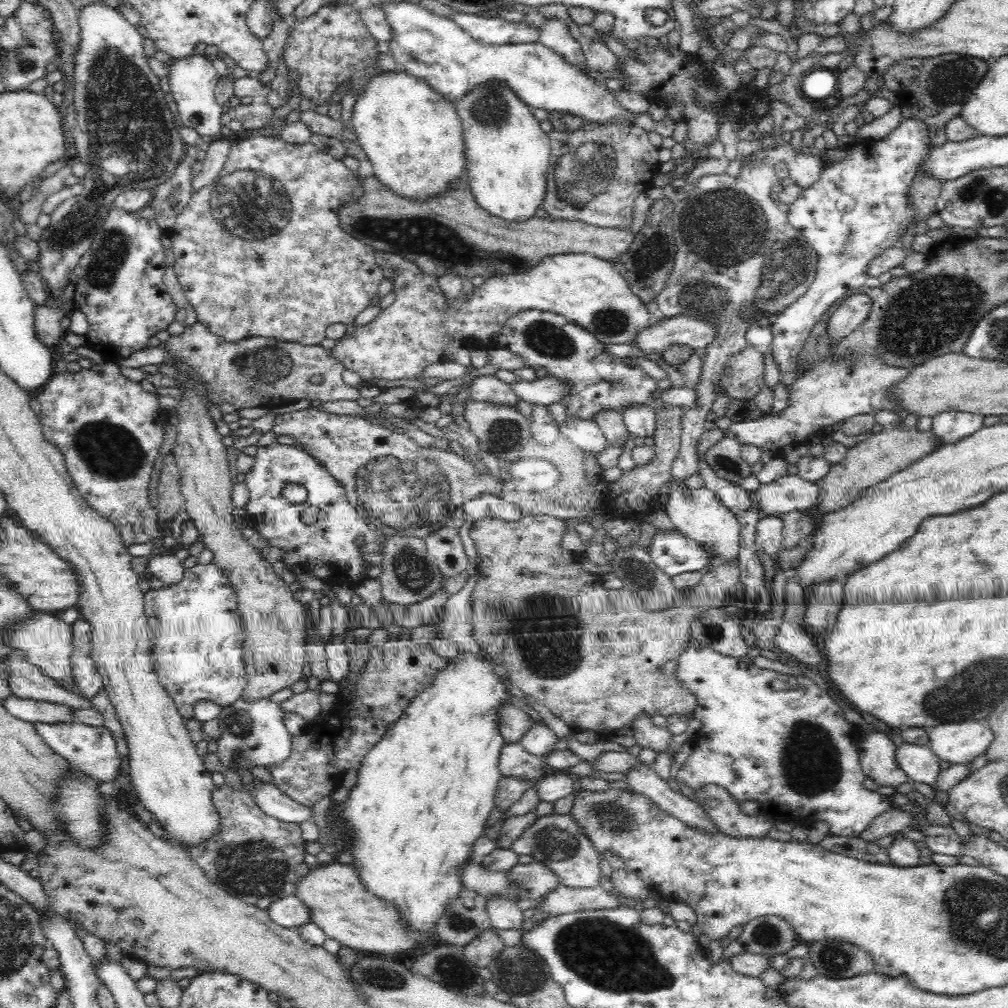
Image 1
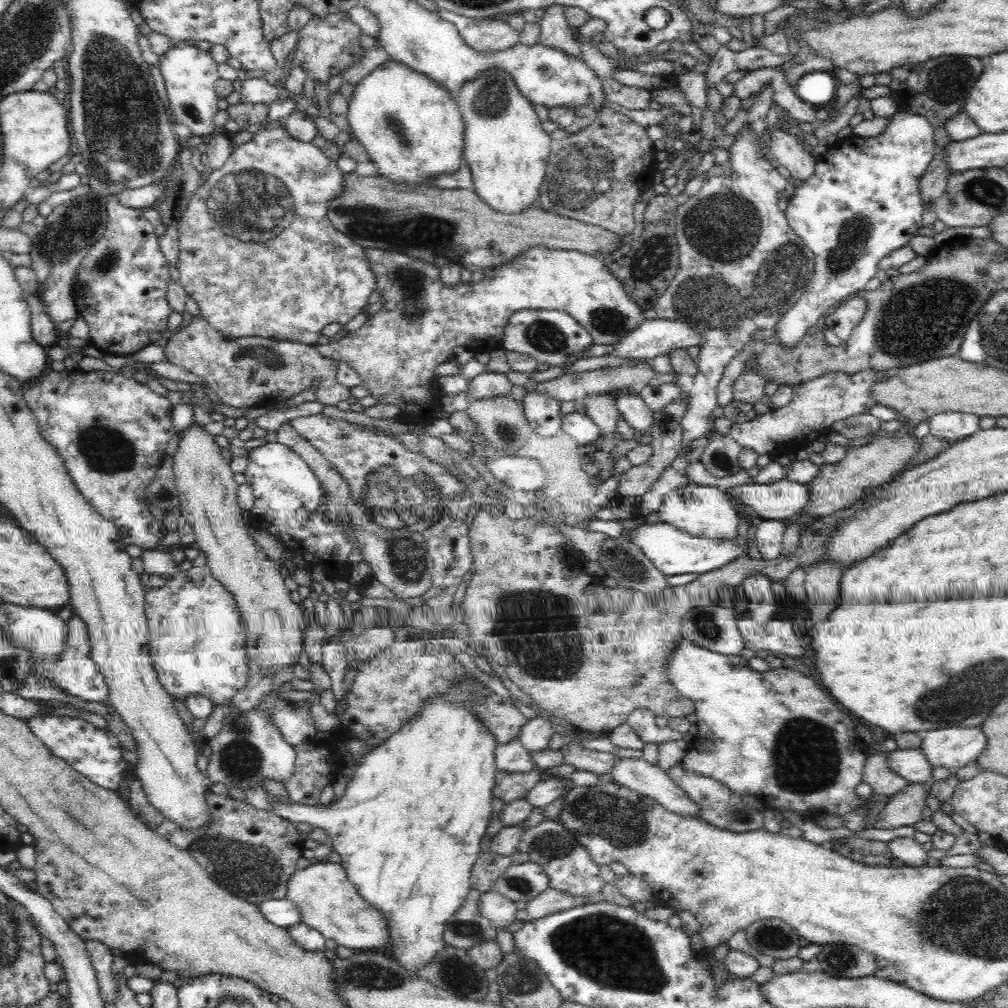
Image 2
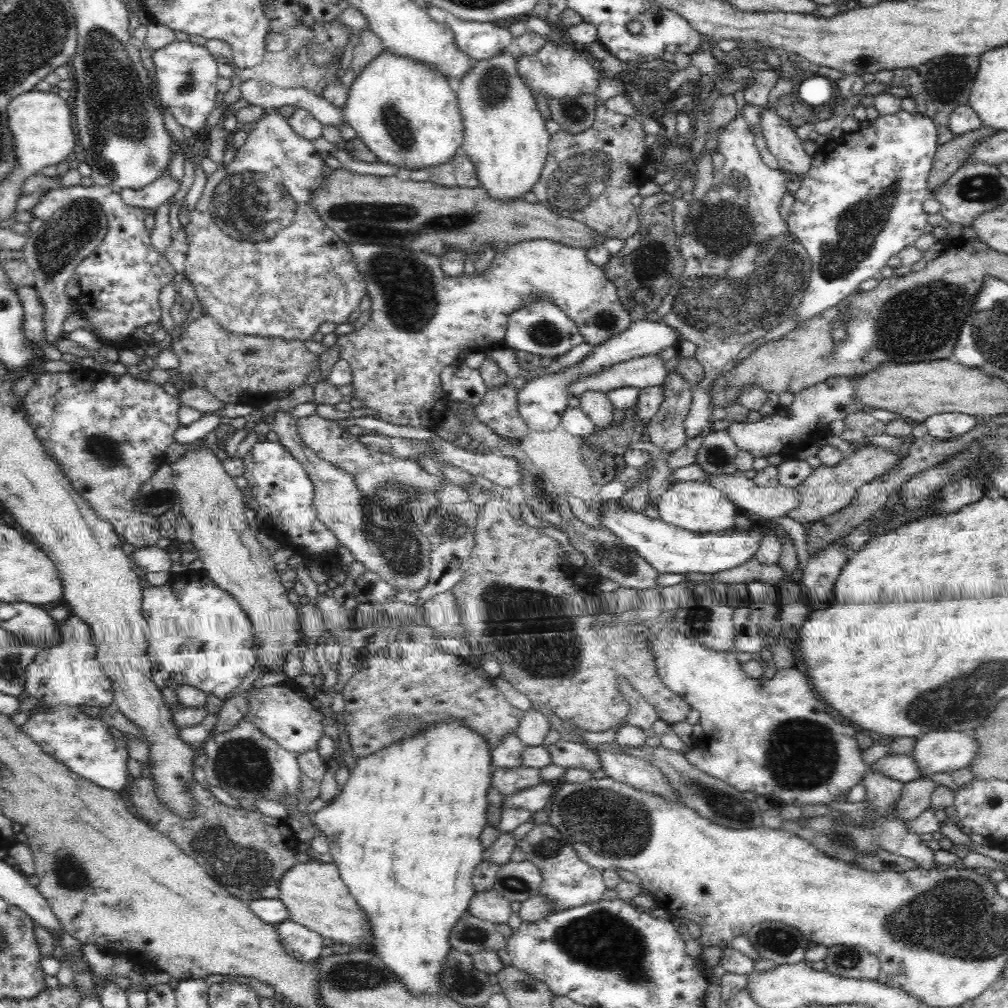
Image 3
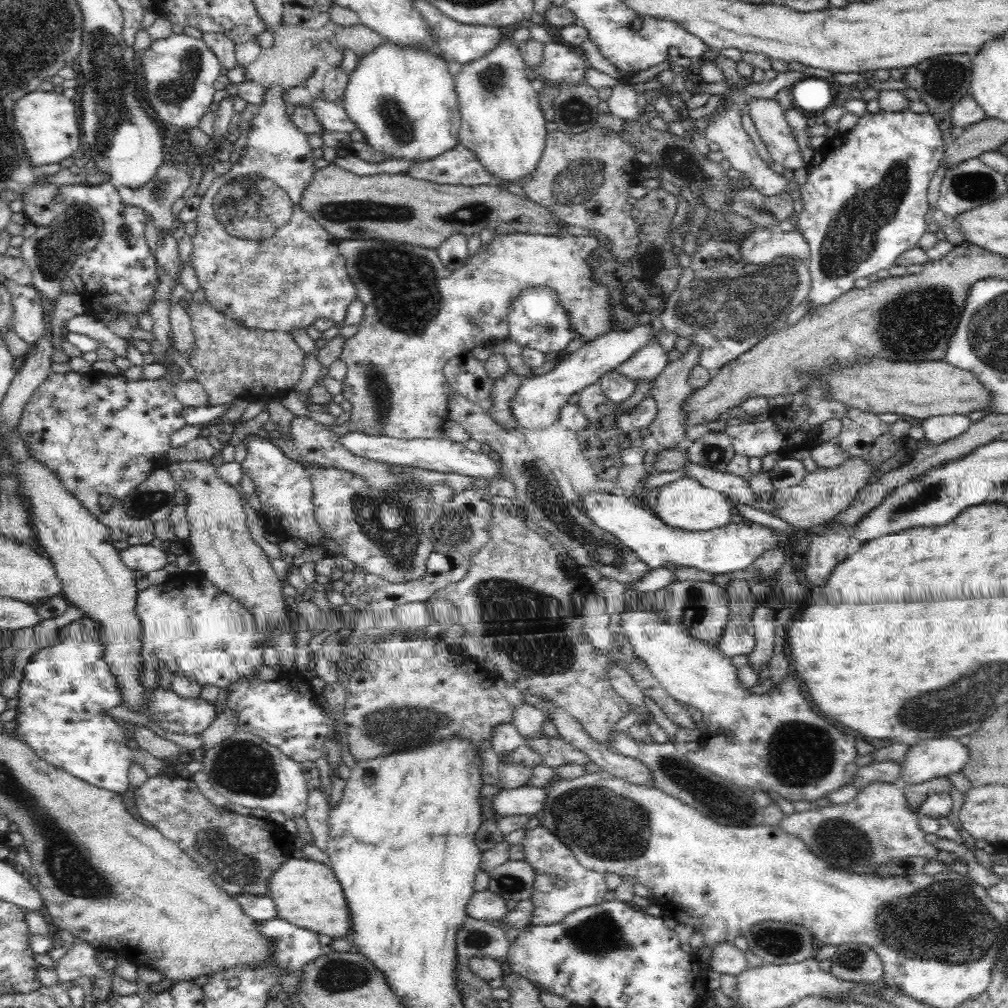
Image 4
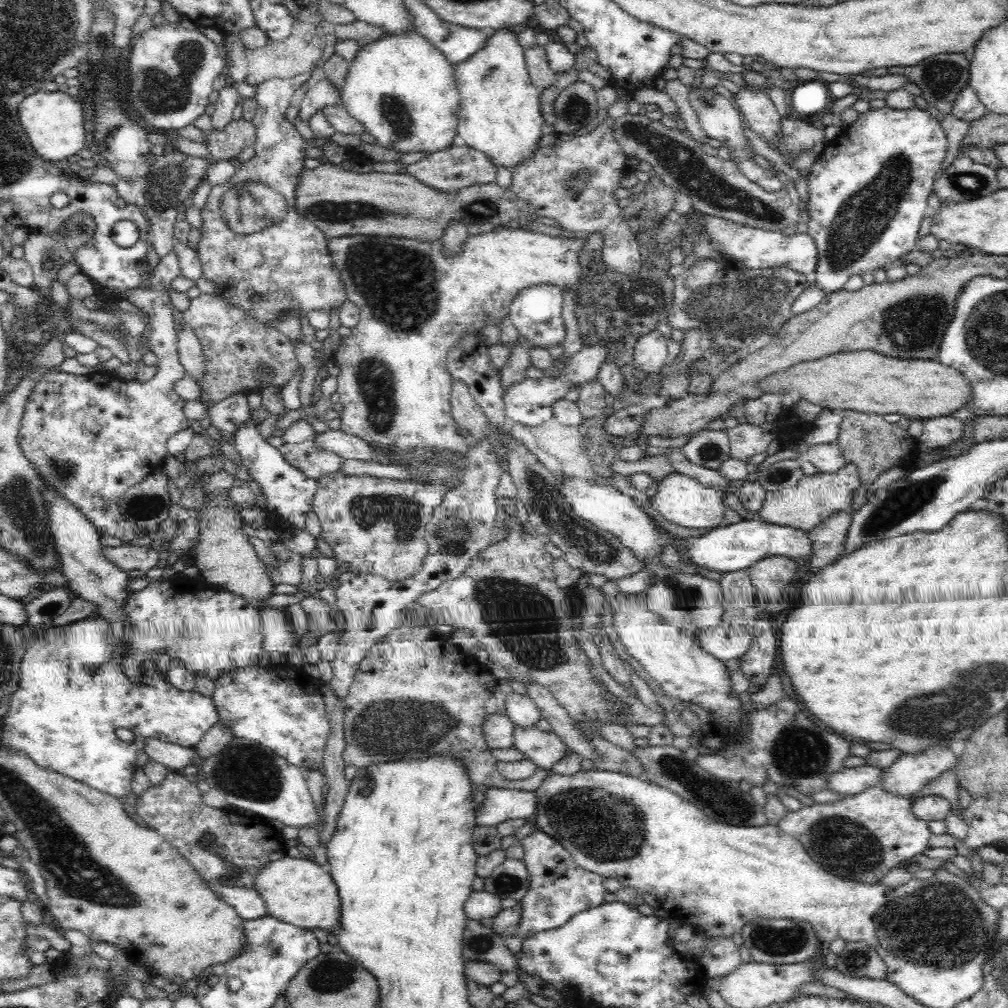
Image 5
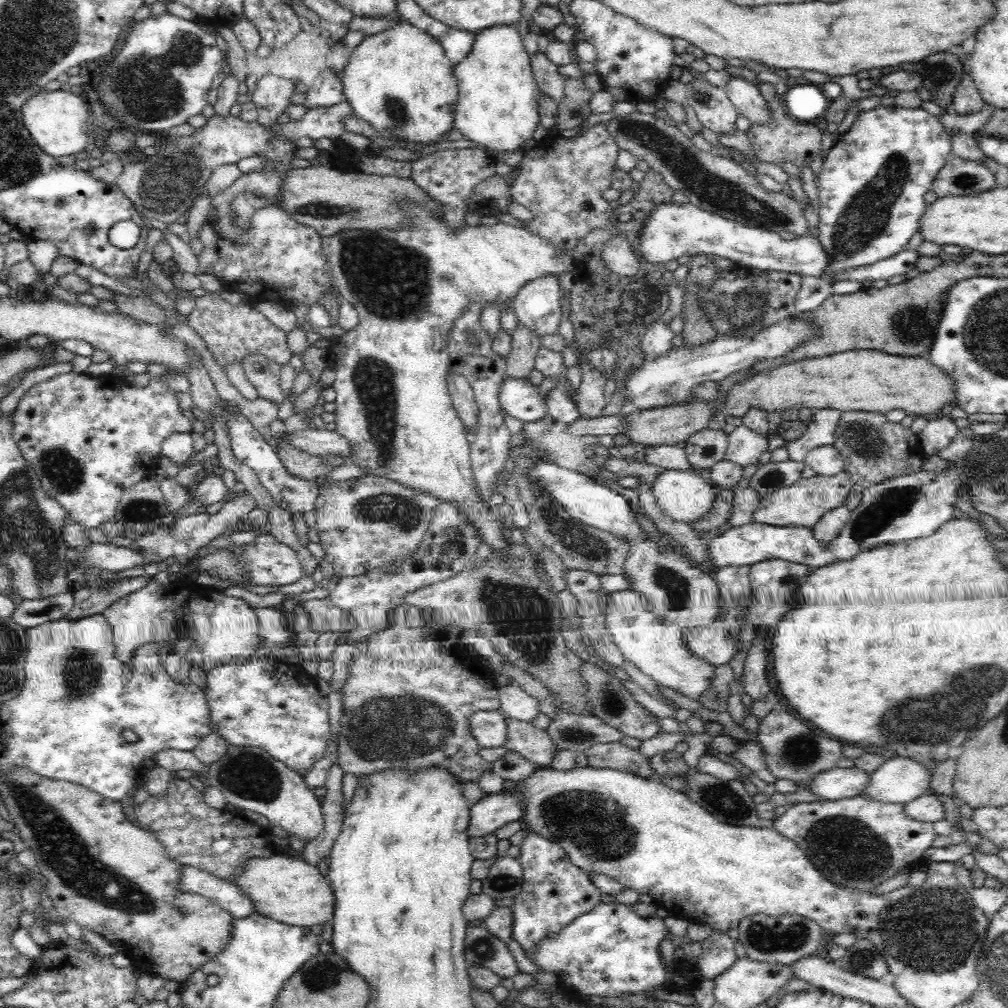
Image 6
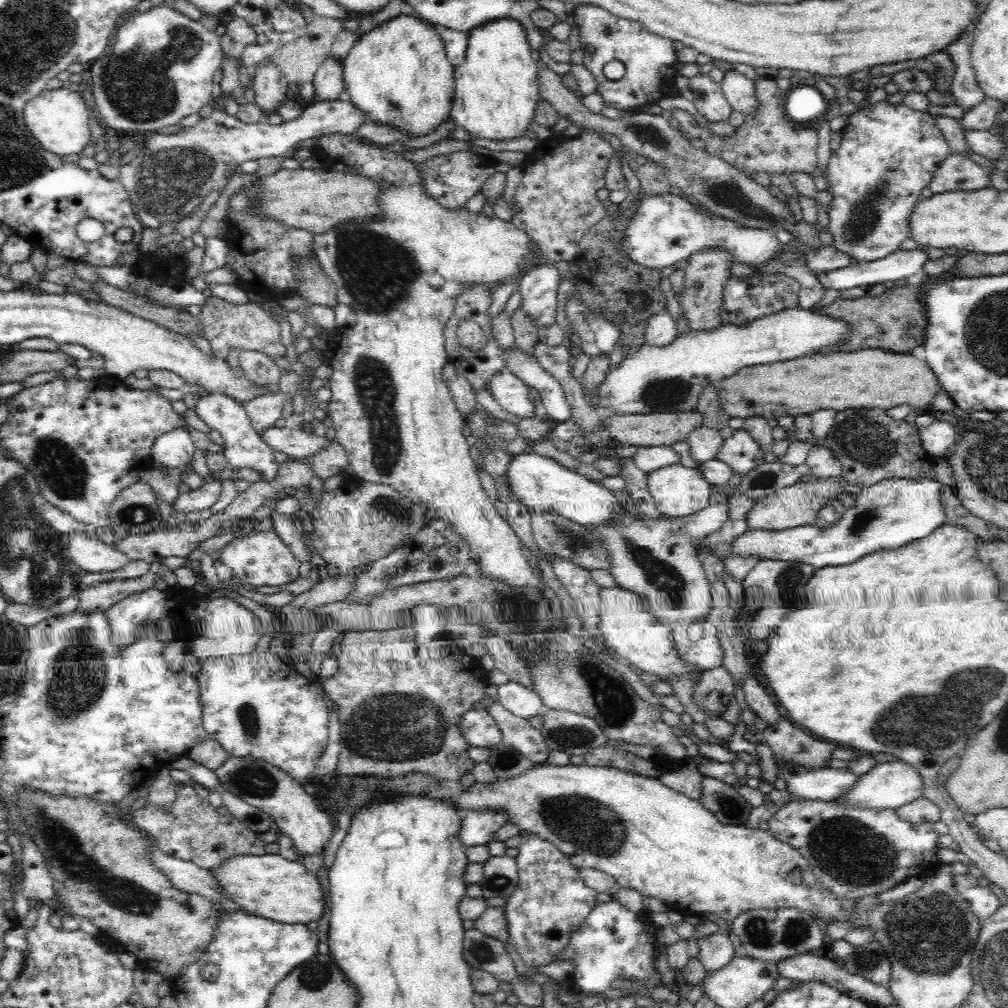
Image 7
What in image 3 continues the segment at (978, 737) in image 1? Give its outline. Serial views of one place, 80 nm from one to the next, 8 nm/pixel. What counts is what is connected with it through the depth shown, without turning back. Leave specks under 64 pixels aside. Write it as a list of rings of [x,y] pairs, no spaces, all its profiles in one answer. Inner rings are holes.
[[[930,732],[920,737],[913,749],[912,759],[916,760],[921,779],[940,773],[951,774],[967,768],[975,758],[979,744],[972,732]]]

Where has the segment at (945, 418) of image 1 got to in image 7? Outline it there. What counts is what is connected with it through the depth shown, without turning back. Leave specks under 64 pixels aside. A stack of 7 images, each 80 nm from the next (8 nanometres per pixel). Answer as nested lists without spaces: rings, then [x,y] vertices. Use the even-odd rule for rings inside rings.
[[[934,419],[927,427],[919,429],[923,449],[934,458],[944,458],[954,445],[954,426],[947,421]]]

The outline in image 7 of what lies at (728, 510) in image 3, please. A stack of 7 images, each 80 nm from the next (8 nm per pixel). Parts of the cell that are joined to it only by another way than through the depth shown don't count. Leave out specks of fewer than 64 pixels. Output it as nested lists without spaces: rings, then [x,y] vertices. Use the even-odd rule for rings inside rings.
[[[679,462],[646,473],[646,489],[662,515],[680,517],[695,514],[708,507],[711,484],[697,469],[682,466]]]

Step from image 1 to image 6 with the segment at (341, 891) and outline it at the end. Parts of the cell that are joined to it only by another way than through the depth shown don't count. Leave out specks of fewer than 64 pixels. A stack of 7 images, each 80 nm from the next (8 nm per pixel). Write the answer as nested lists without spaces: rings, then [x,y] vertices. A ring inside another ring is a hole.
[[[279,853],[268,858],[250,859],[243,872],[231,880],[248,901],[252,901],[254,912],[259,915],[280,921],[282,924],[309,927],[312,924],[324,924],[332,920],[335,907],[335,896],[331,885],[318,869],[303,860]]]

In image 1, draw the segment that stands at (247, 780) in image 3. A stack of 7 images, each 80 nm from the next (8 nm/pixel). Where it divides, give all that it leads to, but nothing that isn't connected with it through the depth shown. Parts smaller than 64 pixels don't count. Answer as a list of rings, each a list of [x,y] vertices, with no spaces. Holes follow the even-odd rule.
[[[268,699],[258,702],[243,702],[238,700],[225,707],[219,715],[220,737],[216,739],[218,751],[216,755],[220,765],[226,770],[237,773],[239,768],[252,773],[252,769],[265,768],[275,764],[284,764],[292,753],[291,735],[286,731],[283,723],[285,712],[280,704],[274,704]]]

